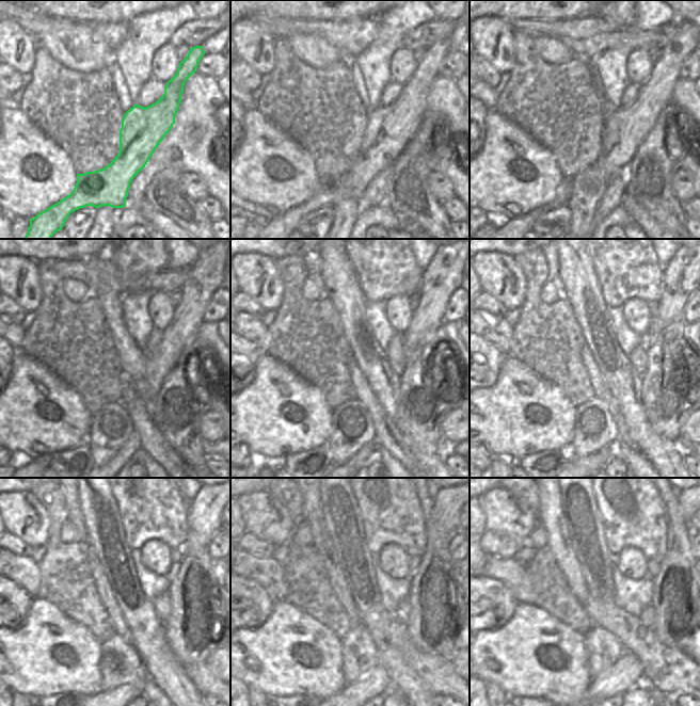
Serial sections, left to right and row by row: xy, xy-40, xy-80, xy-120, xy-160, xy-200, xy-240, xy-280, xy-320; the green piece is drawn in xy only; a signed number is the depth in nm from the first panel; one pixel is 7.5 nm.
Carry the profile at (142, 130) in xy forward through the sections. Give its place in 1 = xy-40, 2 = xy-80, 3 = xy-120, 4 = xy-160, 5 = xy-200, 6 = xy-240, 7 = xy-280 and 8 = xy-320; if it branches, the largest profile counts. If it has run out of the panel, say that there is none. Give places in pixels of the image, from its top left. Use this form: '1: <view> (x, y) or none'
1: xy-40 (388, 129)
2: xy-80 (624, 129)
3: xy-120 (206, 274)
4: xy-160 (443, 276)
5: xy-200 (683, 274)
6: xy-240 (204, 517)
7: xy-280 (447, 503)
8: xy-320 (686, 499)

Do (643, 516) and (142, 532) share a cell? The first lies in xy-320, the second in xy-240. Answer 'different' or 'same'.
same

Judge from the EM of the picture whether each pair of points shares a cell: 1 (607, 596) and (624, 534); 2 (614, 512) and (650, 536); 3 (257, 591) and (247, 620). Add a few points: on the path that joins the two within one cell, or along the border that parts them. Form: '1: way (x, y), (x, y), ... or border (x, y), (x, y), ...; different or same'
1: border (604, 526), (605, 545), (610, 552); different
2: way (622, 515), (630, 516), (641, 528); same
3: way (257, 598), (257, 609), (254, 612); same

